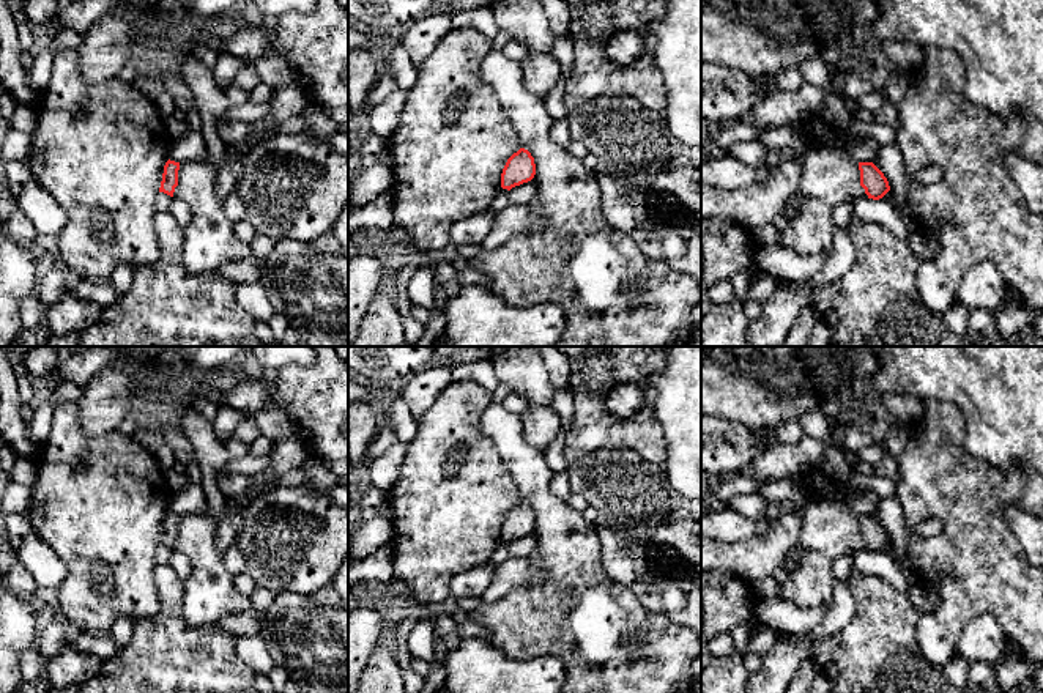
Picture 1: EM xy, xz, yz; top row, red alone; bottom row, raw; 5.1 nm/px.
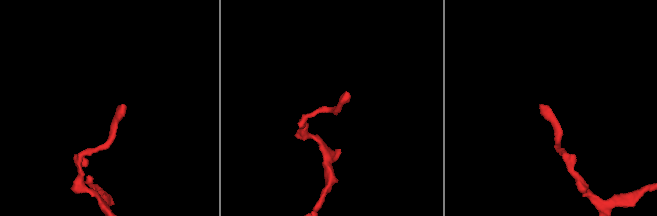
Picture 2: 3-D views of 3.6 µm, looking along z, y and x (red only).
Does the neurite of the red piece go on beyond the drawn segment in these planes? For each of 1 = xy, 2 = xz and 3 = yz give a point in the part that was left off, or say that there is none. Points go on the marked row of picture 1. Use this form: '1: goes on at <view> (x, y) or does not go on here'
1: does not go on here
2: does not go on here
3: does not go on here

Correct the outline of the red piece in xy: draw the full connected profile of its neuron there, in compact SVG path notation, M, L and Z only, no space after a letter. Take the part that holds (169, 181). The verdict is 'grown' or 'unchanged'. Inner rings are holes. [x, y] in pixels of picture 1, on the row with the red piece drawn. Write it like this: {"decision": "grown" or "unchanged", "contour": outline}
{"decision": "unchanged", "contour": "M170 159L165 162L159 192L173 197L175 187L178 186L178 170L180 162Z"}

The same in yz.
{"decision": "unchanged", "contour": "M859 162L859 170L860 186L868 198L879 200L890 191L887 178L873 162Z"}

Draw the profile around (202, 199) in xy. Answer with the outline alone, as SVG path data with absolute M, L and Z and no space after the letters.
M205 161L180 162L173 198L191 206L192 219L183 227L184 265L194 272L214 271L227 261L251 255L247 243L238 236L238 225L227 219L216 195L219 173Z

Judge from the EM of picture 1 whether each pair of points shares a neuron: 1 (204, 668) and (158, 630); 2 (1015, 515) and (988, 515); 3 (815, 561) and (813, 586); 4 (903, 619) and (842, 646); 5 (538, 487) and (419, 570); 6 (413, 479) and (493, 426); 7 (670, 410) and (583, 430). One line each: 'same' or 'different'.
1: same
2: different
3: same
4: same
5: different
6: different
7: different

